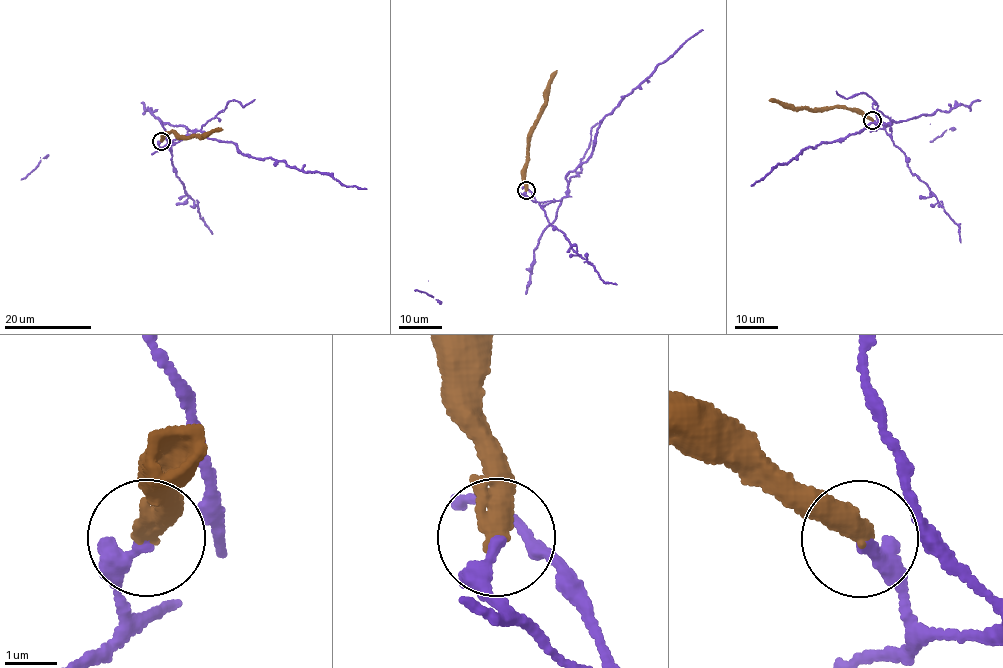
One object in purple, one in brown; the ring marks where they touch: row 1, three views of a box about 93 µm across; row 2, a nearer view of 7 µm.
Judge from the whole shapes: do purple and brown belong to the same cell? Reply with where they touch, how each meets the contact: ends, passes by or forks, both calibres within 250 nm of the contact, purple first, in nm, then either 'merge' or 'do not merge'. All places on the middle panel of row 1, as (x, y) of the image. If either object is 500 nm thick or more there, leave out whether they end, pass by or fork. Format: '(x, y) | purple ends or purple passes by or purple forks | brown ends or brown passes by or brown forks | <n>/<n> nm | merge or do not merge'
(526, 190) | 240/500 nm | do not merge

